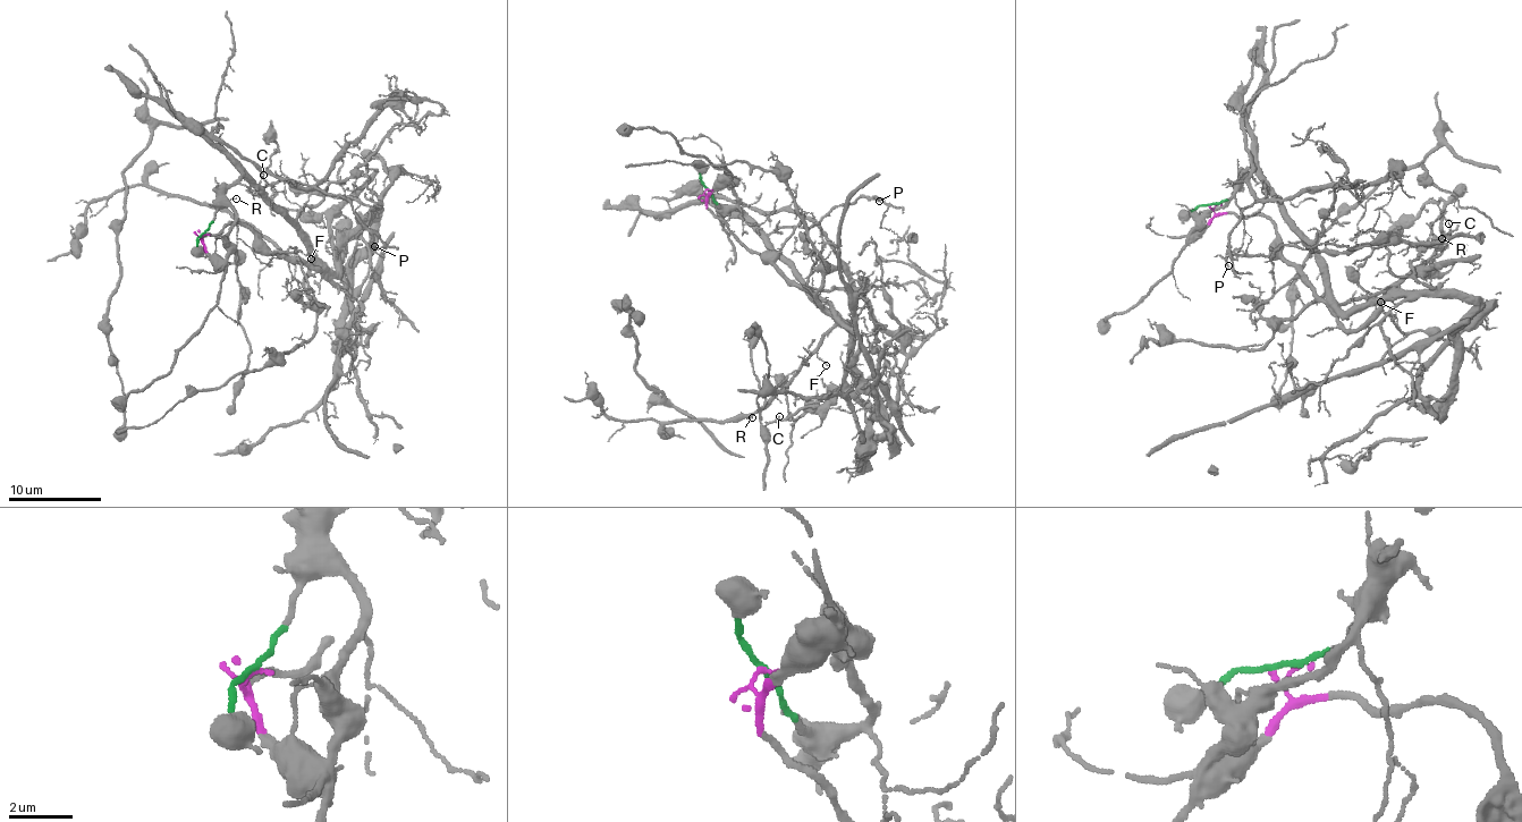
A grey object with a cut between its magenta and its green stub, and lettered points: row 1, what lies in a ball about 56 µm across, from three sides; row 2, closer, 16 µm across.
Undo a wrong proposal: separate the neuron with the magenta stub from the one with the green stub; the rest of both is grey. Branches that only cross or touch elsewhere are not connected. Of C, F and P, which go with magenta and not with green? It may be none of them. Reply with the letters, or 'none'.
C

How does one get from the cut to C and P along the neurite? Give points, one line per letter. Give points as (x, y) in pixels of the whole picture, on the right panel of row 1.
C: (1208, 205), (1268, 218), (1280, 254), (1347, 330), (1413, 269), (1431, 267), (1447, 222)
P: (1208, 205), (1232, 194), (1250, 168), (1267, 187), (1262, 200), (1243, 211), (1226, 255), (1228, 267)

